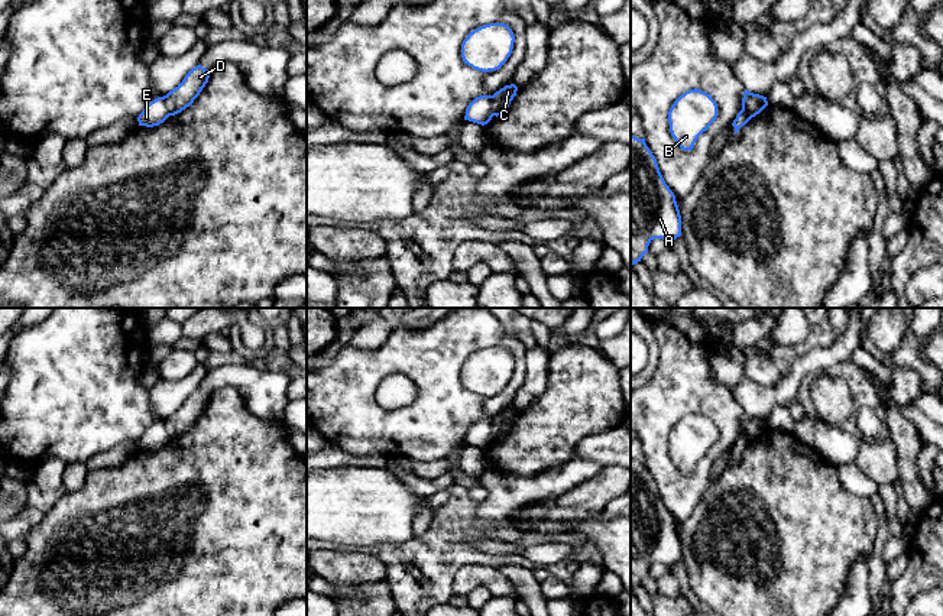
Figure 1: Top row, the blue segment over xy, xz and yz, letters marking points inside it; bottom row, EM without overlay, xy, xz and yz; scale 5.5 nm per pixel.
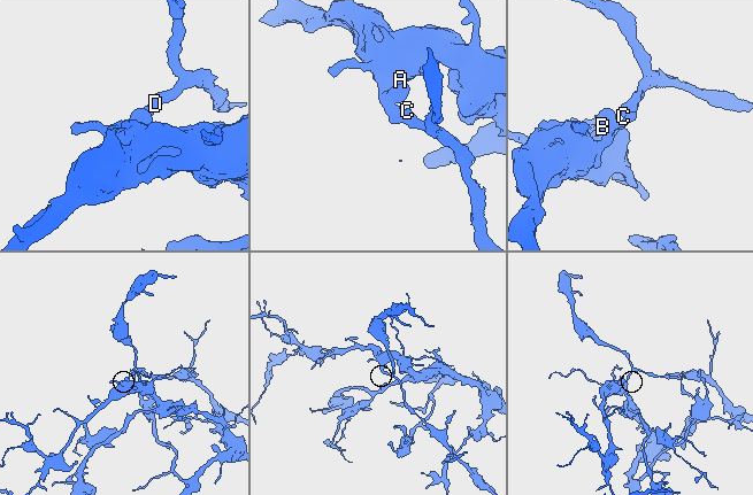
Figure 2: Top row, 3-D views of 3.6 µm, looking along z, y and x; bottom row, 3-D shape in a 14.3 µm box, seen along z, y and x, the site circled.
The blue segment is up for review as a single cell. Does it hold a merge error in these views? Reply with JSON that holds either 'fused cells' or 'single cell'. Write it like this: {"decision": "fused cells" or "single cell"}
{"decision": "fused cells"}

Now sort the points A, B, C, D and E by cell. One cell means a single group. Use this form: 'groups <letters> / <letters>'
groups A B E / C D

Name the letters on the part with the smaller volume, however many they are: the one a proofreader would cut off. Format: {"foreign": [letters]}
{"foreign": ["C", "D"]}

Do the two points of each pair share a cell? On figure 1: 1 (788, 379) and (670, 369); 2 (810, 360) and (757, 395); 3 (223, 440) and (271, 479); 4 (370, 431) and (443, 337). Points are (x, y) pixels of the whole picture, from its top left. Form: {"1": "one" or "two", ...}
{"1": "two", "2": "one", "3": "one", "4": "one"}

